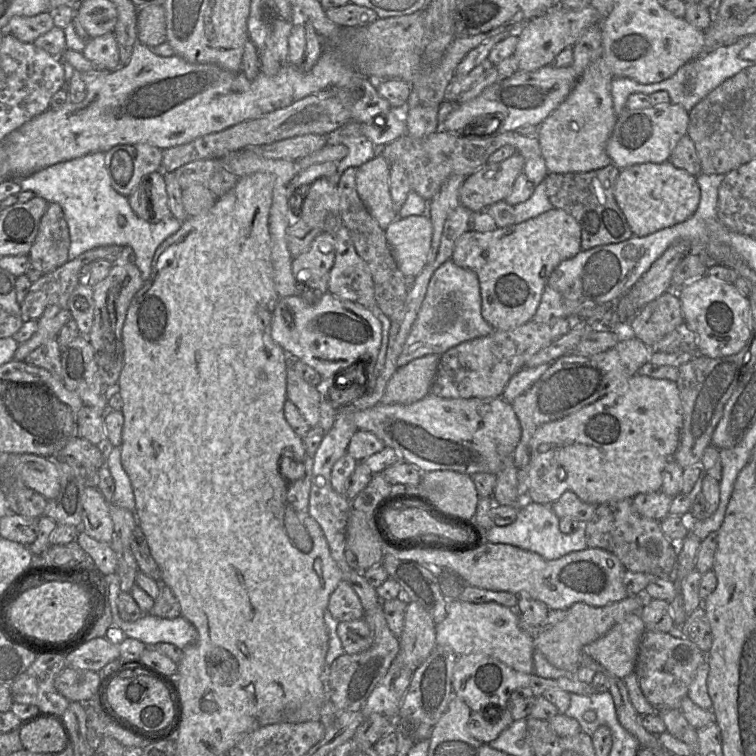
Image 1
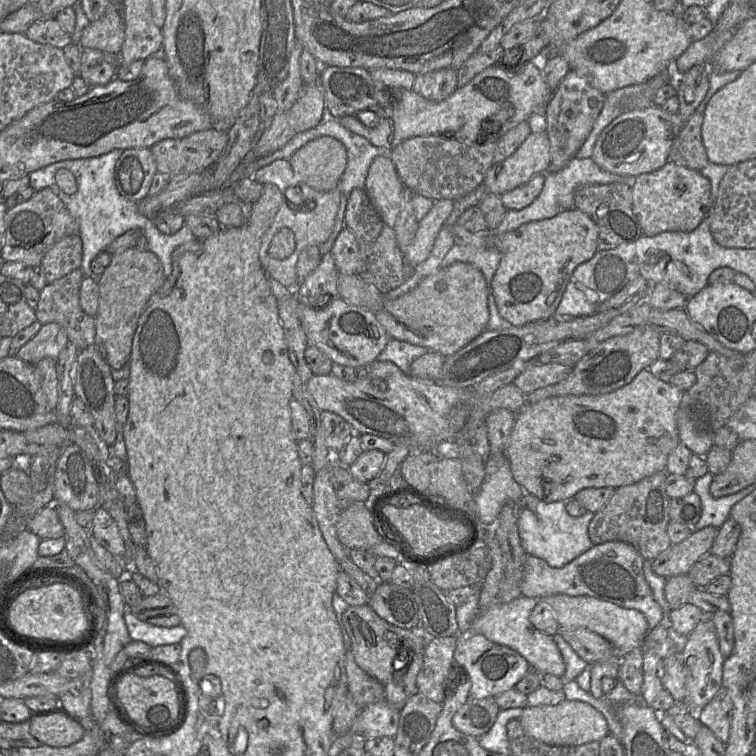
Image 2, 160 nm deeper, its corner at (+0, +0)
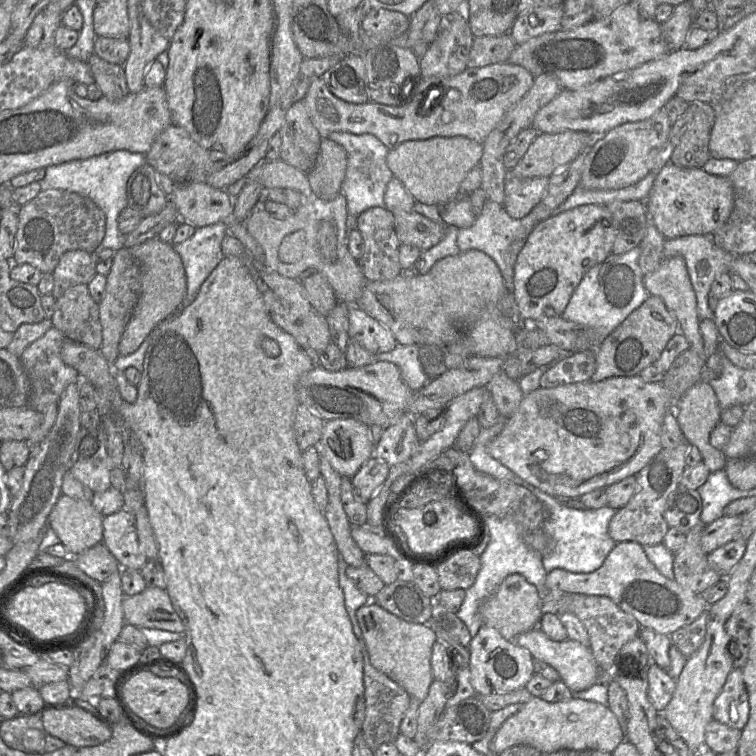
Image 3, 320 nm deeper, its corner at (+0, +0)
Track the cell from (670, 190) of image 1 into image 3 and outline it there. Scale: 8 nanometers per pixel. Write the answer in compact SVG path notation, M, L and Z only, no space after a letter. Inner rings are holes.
M668 163L656 172L645 206L651 221L666 239L711 235L728 220L733 211L733 185L729 177L709 174L703 168Z

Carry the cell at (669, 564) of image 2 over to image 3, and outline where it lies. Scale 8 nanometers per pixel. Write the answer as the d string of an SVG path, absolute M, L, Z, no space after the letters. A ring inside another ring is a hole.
M741 515L721 516L706 525L701 537L703 551L708 554L725 543L736 539L740 530L741 519Z

